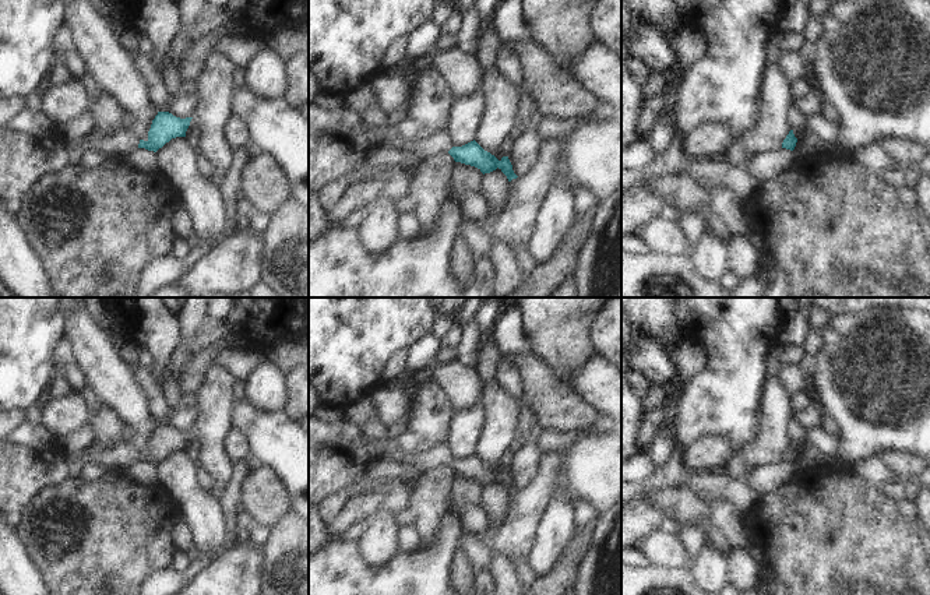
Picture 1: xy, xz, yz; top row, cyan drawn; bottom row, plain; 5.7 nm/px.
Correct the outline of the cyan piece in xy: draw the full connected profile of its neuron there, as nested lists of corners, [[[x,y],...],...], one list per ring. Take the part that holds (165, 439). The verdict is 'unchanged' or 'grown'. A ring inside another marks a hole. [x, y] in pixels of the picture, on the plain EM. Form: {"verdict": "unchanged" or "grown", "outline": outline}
{"verdict": "grown", "outline": [[[158,425],[148,444],[148,453],[140,453],[128,441],[116,444],[106,450],[87,448],[68,460],[68,478],[78,478],[81,468],[95,464],[110,469],[126,469],[137,461],[156,465],[166,455],[176,450],[186,450],[193,430],[180,432],[169,425]]]}

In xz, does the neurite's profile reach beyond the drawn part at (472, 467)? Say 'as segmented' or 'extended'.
extended

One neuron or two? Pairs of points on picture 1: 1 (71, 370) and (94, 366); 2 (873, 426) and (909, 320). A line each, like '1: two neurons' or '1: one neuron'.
1: two neurons
2: one neuron

